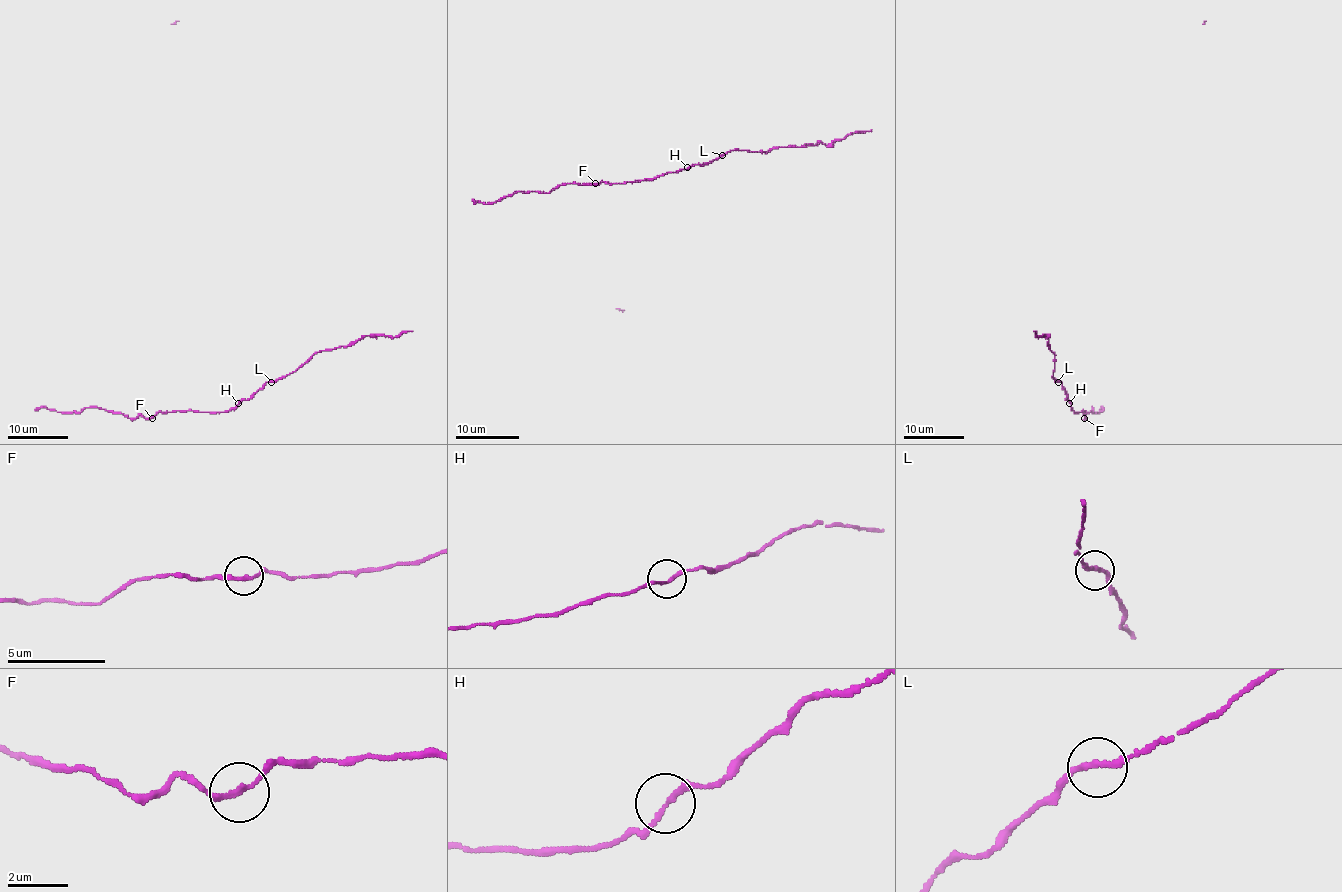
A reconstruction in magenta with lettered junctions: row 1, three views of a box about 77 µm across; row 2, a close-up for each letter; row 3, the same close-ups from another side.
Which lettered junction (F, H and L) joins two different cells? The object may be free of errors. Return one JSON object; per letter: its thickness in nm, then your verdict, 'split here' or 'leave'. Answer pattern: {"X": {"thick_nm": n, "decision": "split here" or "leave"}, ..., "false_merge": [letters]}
{"F": {"thick_nm": 170, "decision": "leave"}, "H": {"thick_nm": 170, "decision": "leave"}, "L": {"thick_nm": 170, "decision": "leave"}, "false_merge": []}

